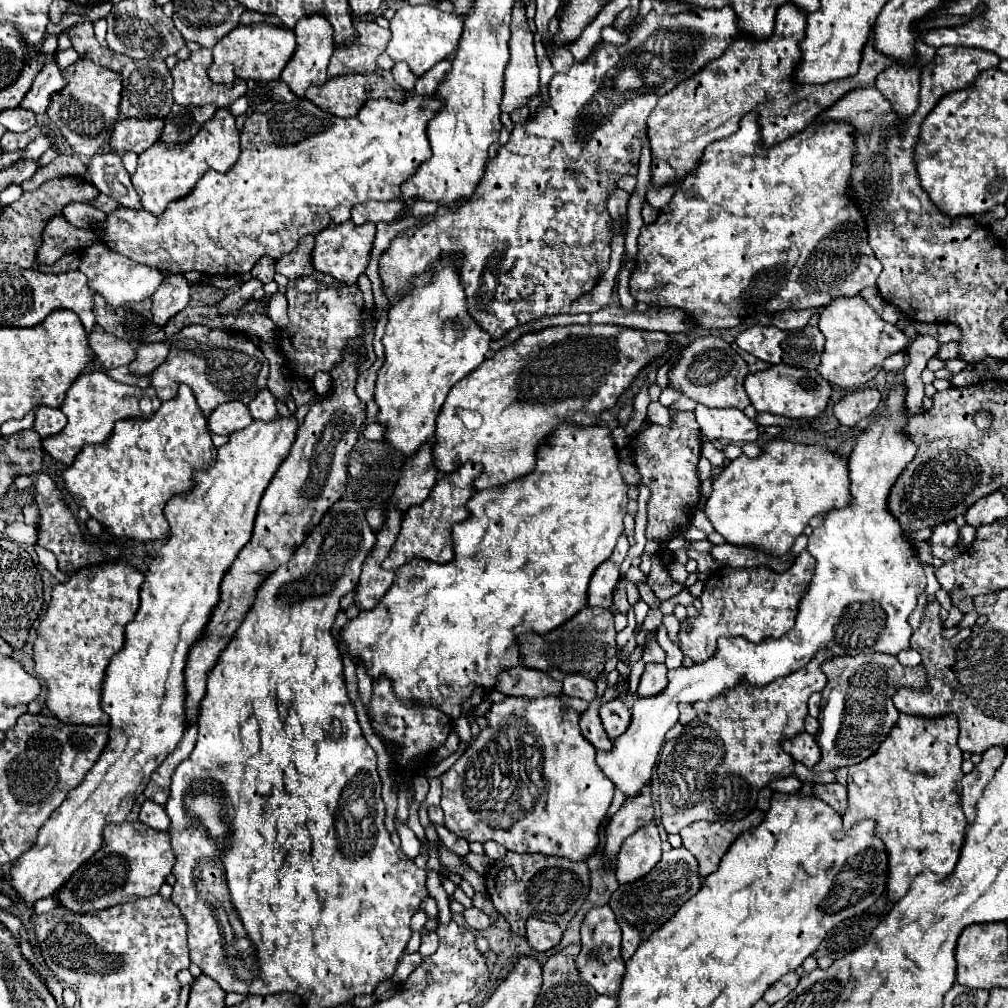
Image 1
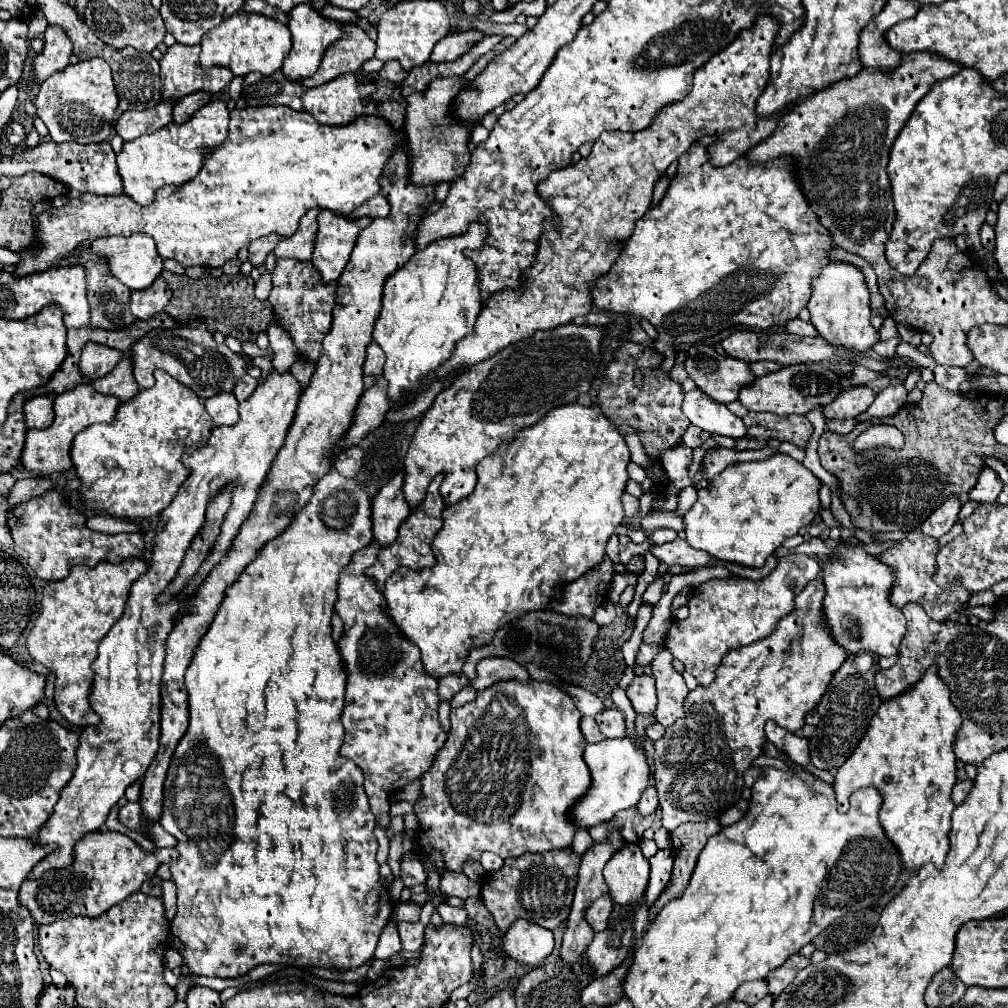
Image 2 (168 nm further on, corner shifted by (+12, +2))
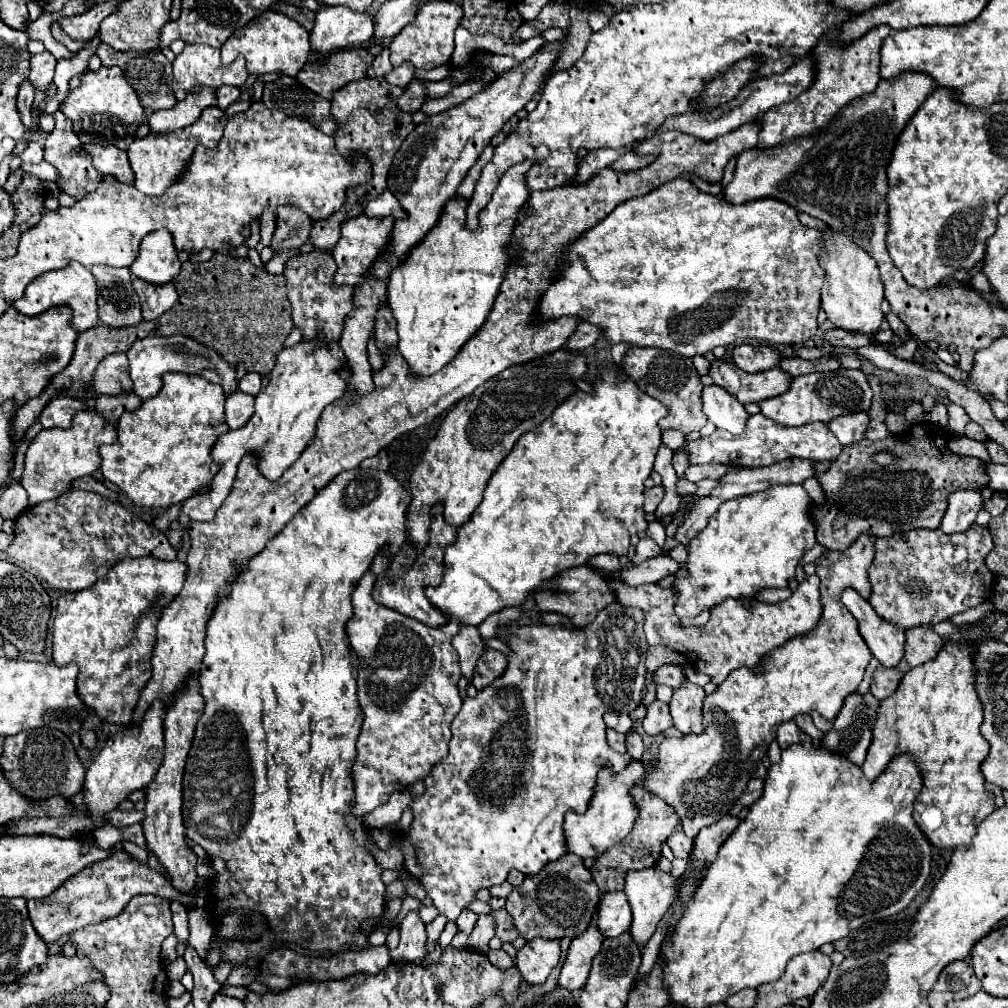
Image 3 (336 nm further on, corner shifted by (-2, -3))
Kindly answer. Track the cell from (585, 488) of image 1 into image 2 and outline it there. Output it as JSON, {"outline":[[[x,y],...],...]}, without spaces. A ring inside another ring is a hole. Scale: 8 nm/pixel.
{"outline":[[[574,402],[574,404],[564,404],[558,408],[552,408],[550,412],[546,412],[546,416],[542,420],[520,430],[512,438],[510,444],[502,444],[502,448],[498,448],[494,454],[486,456],[482,460],[482,464],[476,466],[478,484],[476,484],[474,492],[470,496],[462,498],[458,504],[444,508],[444,512],[442,512],[442,520],[446,520],[446,522],[432,540],[432,552],[436,556],[434,568],[424,568],[420,572],[414,572],[410,568],[398,568],[386,580],[386,588],[384,588],[384,598],[388,602],[388,612],[390,612],[392,620],[398,624],[398,628],[402,628],[404,636],[422,650],[422,662],[424,662],[424,668],[428,674],[446,676],[452,672],[460,672],[462,664],[472,648],[488,644],[492,640],[492,634],[498,628],[506,626],[510,620],[532,610],[532,598],[534,598],[534,610],[544,610],[548,606],[550,598],[560,598],[562,584],[580,578],[582,574],[586,574],[590,568],[598,566],[604,560],[606,542],[610,540],[610,536],[614,534],[614,530],[620,526],[620,522],[624,518],[622,494],[624,494],[626,482],[628,482],[628,472],[626,472],[628,462],[630,462],[630,450],[624,442],[624,436],[618,432],[614,422],[610,422],[602,414],[600,406],[598,404],[582,406],[582,404]]]}

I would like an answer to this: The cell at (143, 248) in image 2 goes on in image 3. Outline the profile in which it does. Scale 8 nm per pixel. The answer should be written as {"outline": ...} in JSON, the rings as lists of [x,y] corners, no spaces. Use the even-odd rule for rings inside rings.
{"outline":[[[166,229],[148,233],[142,239],[140,255],[132,263],[130,271],[152,285],[166,285],[180,271],[180,259],[172,243],[172,235]]]}

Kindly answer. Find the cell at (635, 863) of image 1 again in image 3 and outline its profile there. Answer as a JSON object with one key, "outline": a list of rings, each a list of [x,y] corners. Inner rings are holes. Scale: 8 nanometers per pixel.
{"outline":[[[658,867],[632,871],[626,873],[624,893],[634,915],[630,933],[638,945],[644,945],[674,899],[674,879]]]}

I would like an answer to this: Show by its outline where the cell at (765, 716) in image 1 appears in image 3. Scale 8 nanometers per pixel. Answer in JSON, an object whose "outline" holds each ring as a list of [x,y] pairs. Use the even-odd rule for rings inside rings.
{"outline":[[[866,533],[840,553],[824,551],[816,561],[822,595],[822,617],[816,629],[796,635],[788,639],[784,647],[764,655],[758,669],[734,669],[726,681],[704,699],[704,731],[700,735],[662,741],[656,769],[646,775],[642,785],[680,813],[682,829],[690,839],[694,839],[702,827],[714,825],[728,815],[732,805],[740,801],[752,779],[754,763],[766,757],[766,749],[774,741],[780,723],[800,713],[810,715],[812,711],[832,721],[844,699],[858,689],[872,653],[868,653],[858,633],[856,619],[842,605],[840,597],[846,587],[856,589],[862,597],[870,597],[866,569],[872,559],[874,539]]]}

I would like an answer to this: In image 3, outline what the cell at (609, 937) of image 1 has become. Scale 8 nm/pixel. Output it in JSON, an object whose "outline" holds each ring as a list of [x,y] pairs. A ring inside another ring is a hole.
{"outline":[[[622,891],[606,893],[598,905],[598,929],[602,935],[620,935],[630,929],[632,913]]]}

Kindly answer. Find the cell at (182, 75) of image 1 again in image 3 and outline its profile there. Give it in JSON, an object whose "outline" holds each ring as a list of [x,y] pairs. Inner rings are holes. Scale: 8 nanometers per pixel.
{"outline":[[[186,45],[174,59],[174,93],[178,101],[194,87],[218,89],[222,85],[242,87],[248,79],[244,57],[230,65],[222,65],[220,49],[210,45]]]}

